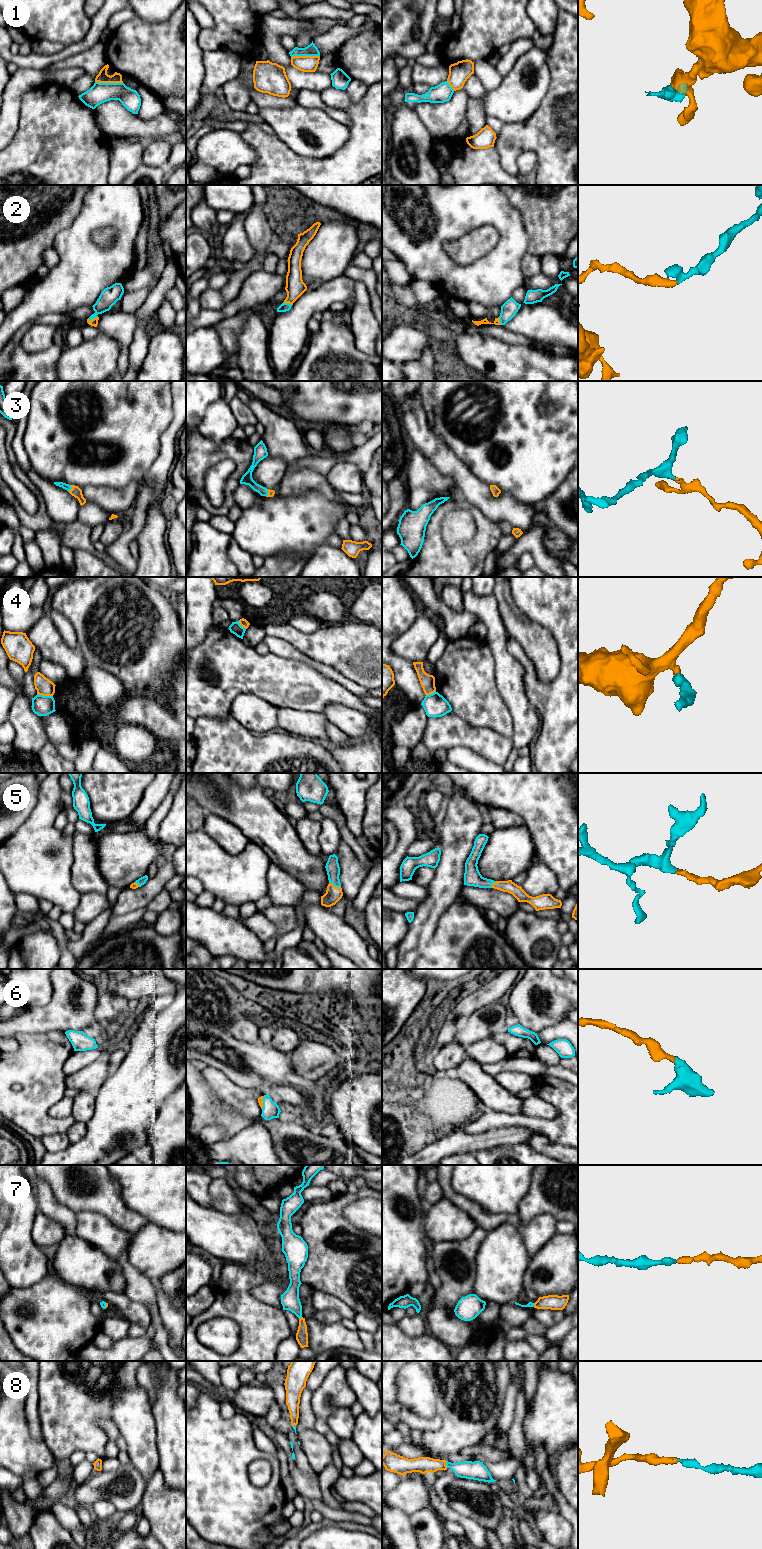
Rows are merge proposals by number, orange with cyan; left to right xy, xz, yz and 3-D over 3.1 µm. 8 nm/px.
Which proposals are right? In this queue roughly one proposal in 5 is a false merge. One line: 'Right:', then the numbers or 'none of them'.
Right: 2, 3, 5, 6, 7, 8

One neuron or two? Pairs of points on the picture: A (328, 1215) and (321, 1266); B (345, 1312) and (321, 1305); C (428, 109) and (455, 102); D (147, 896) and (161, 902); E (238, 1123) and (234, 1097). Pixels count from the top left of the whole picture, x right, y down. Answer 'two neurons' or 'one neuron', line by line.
A: one neuron
B: one neuron
C: one neuron
D: two neurons
E: two neurons

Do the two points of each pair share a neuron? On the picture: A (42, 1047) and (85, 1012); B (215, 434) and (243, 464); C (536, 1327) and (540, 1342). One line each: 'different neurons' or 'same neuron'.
A: different neurons
B: different neurons
C: different neurons

